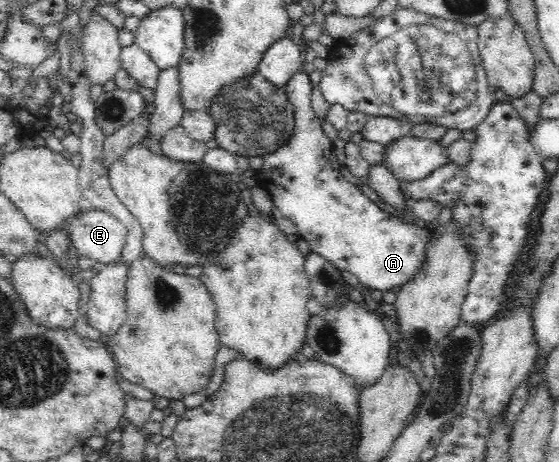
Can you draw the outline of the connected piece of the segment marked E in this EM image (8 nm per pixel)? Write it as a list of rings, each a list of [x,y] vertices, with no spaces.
[[[92,208],[74,216],[69,232],[77,251],[100,266],[121,260],[130,234],[113,215]]]

